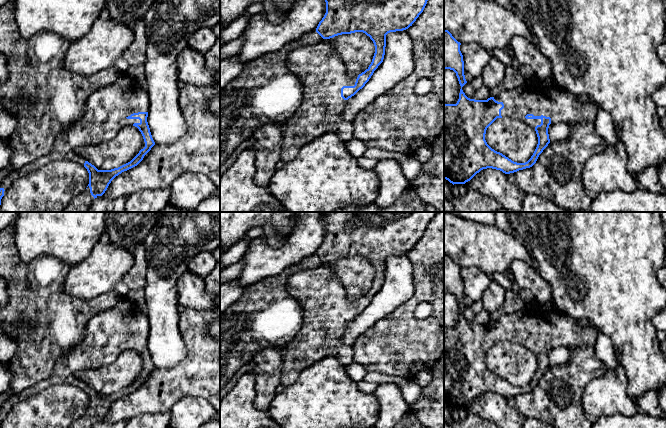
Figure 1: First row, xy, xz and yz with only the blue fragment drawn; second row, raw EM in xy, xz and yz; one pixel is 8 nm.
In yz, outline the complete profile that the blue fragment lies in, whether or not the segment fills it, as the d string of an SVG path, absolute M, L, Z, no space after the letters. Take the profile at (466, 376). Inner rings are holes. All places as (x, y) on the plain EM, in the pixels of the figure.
M444 253L444 293L453 294L461 310L457 327L444 327L444 403L453 409L465 408L481 394L487 392L500 394L505 398L530 392L550 367L548 358L550 348L558 346L594 348L599 341L593 327L579 326L576 319L562 313L553 300L547 303L534 300L531 305L527 305L522 310L503 314L496 321L490 321L487 324L468 322L462 314L467 305L464 299L464 285L460 269L461 267L448 254ZM503 341L520 344L536 355L538 368L527 386L514 386L487 368L485 364L487 352L497 342Z

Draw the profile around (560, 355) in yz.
M553 347L549 349L548 358L551 366L560 366L571 360L572 353L570 348L567 347Z

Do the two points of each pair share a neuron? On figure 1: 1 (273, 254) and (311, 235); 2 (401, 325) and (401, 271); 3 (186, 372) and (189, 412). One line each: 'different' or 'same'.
1: same
2: different
3: different

